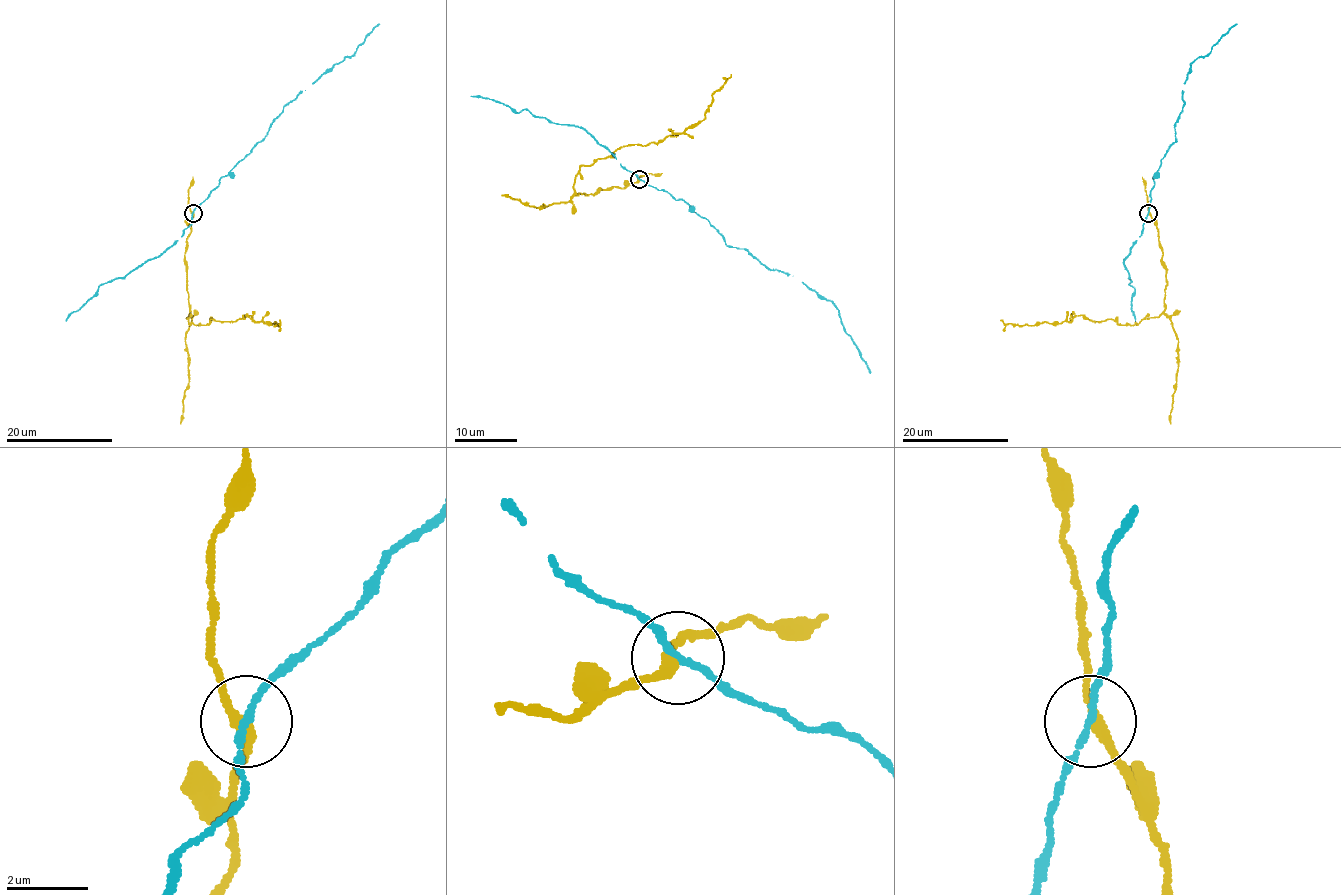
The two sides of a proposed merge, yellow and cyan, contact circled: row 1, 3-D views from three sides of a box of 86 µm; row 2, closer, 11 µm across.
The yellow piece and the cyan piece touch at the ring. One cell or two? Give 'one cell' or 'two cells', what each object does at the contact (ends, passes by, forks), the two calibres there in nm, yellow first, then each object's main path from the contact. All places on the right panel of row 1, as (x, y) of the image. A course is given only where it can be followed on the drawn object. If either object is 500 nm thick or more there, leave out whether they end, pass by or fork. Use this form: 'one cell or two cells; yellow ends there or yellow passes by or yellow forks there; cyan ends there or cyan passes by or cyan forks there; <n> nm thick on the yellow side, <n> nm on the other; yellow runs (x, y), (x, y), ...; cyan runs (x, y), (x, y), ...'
one cell; yellow passes by; cyan passes by; 240 nm thick on the yellow side, 150 nm on the other; yellow runs (1149, 212), (1165, 269), (1164, 311), (1157, 316), (1130, 325), (1080, 315), (1070, 321), (1022, 325), (1000, 320); cyan runs (1149, 212), (1153, 178), (1174, 143), (1175, 123), (1184, 102), (1182, 90), (1191, 63), (1206, 56), (1236, 23)

